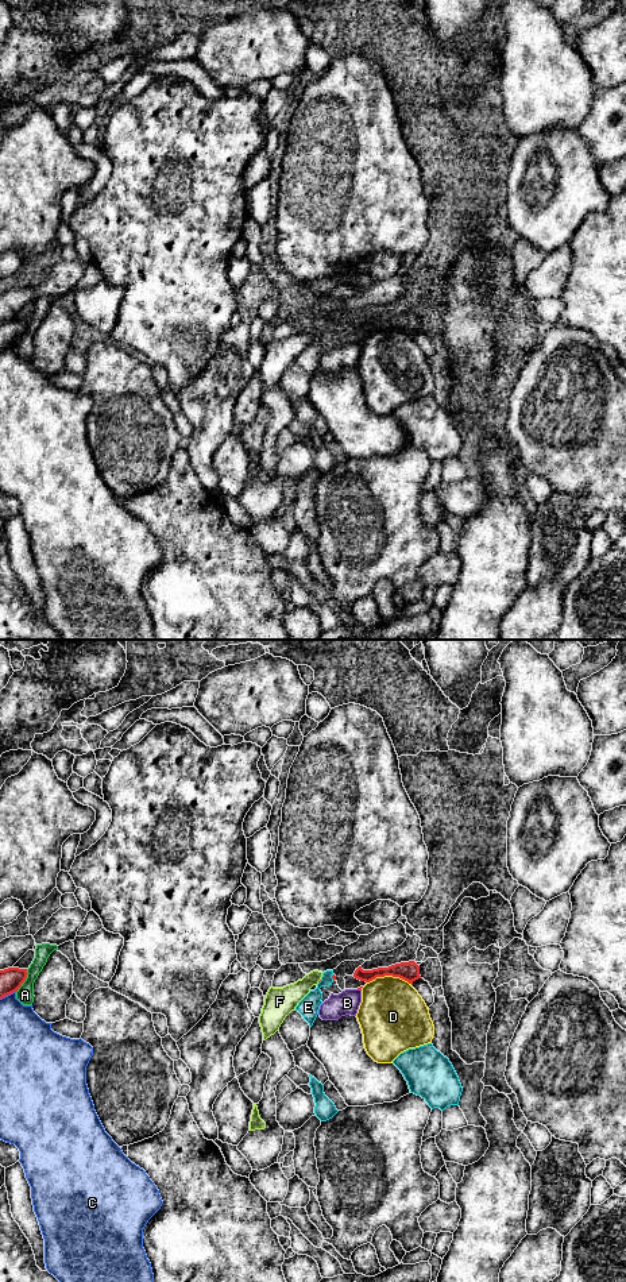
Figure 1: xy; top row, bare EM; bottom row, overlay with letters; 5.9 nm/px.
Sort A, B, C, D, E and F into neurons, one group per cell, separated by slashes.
A / B / C / D / E / F

